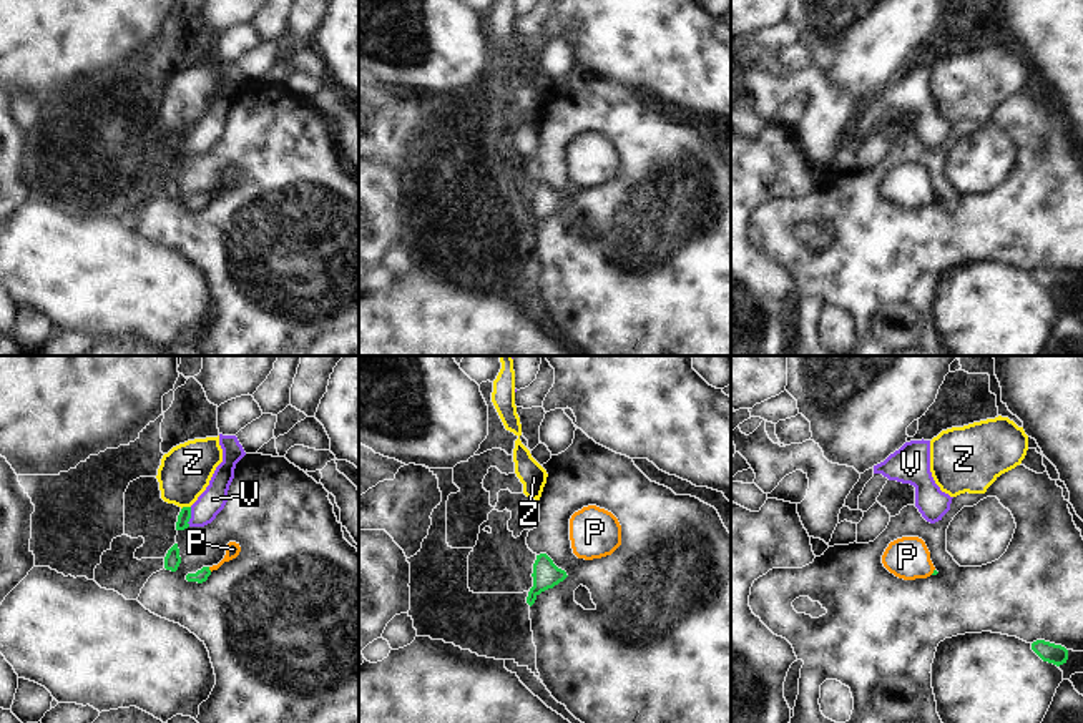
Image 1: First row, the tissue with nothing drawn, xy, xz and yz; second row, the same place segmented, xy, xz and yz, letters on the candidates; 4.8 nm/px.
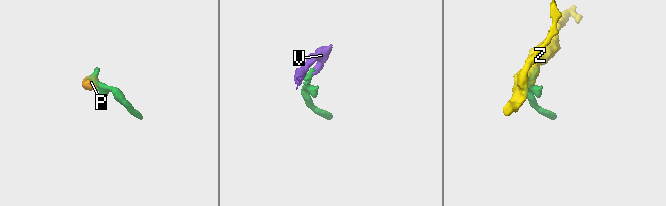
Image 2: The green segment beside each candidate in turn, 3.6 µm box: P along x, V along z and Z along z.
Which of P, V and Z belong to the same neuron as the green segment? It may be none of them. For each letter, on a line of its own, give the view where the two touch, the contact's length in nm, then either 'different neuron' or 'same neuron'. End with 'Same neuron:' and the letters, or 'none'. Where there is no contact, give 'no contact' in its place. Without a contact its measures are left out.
P: xy | 30 nm | same neuron
V: xy | 100 nm | same neuron
Z: xy | 50 nm | different neuron
Same neuron: P, V

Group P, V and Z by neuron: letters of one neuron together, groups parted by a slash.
P V / Z

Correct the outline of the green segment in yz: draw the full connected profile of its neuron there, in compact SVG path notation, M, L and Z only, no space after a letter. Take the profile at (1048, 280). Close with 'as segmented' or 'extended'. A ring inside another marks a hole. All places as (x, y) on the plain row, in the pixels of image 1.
M1036 268L1032 271L1032 278L1048 291L1053 291L1056 294L1066 291L1068 288L1068 278L1061 273L1055 273L1045 268Z; as segmented

